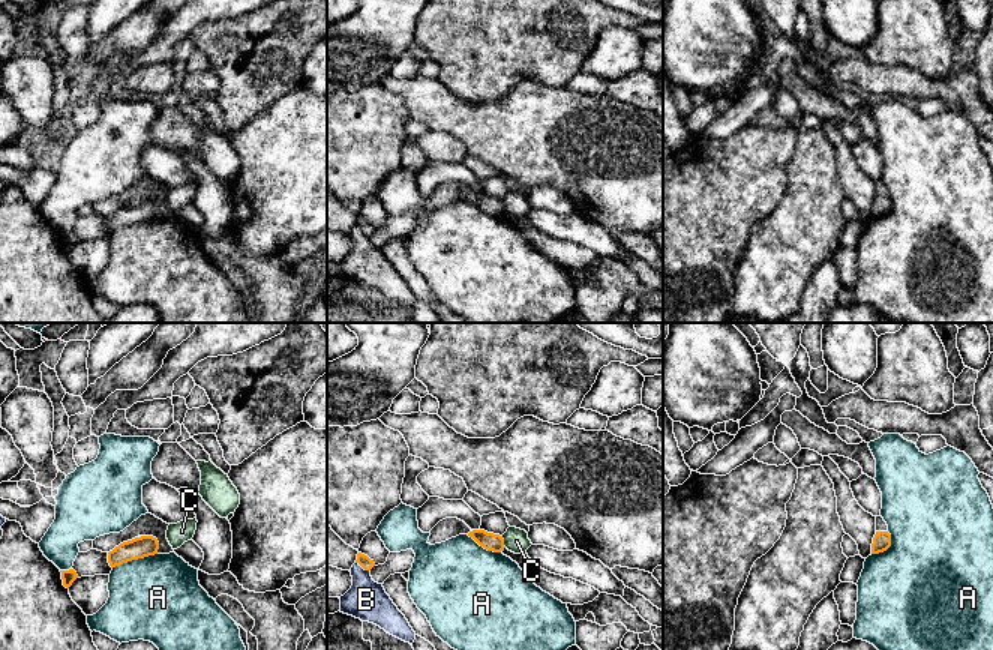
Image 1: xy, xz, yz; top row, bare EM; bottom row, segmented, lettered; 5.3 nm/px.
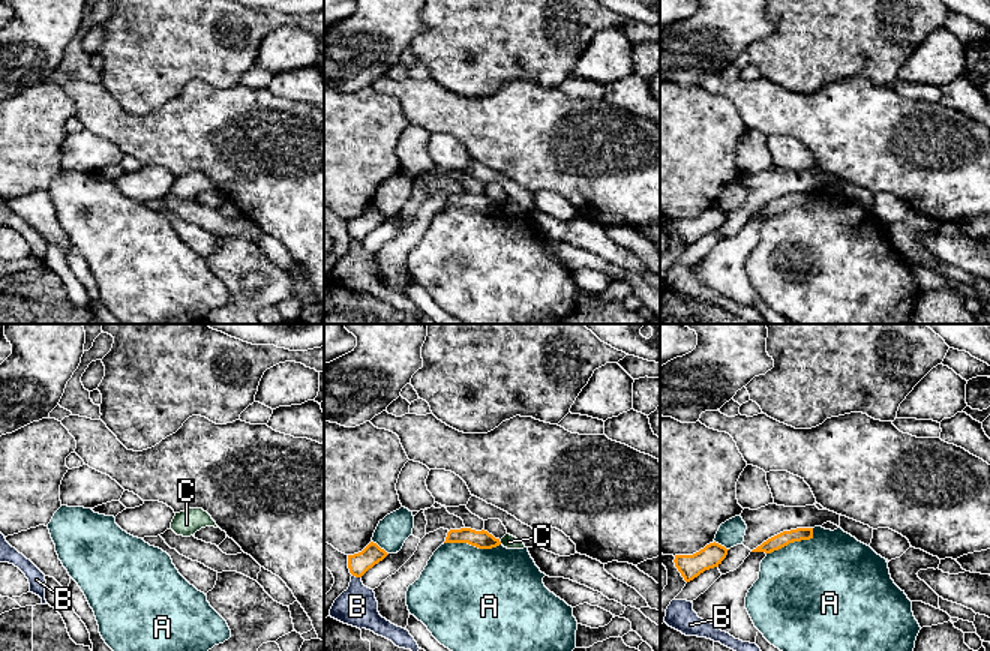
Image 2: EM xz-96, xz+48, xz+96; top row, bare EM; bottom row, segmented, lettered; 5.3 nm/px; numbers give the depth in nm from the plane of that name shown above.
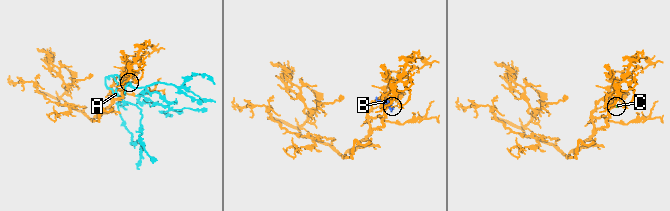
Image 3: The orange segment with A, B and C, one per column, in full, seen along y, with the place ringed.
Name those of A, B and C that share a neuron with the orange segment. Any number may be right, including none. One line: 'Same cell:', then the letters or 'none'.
Same cell: C

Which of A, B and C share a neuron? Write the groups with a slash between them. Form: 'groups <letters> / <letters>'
groups A / B / C

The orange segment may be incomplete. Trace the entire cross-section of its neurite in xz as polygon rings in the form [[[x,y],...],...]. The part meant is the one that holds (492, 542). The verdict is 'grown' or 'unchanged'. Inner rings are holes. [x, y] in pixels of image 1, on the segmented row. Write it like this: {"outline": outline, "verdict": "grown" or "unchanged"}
{"outline": [[[508,527],[502,536],[488,533],[484,530],[472,530],[468,533],[468,536],[484,549],[494,552],[501,552],[507,548],[514,554],[525,554],[526,549],[532,545],[528,539],[528,533],[516,527]]], "verdict": "grown"}

